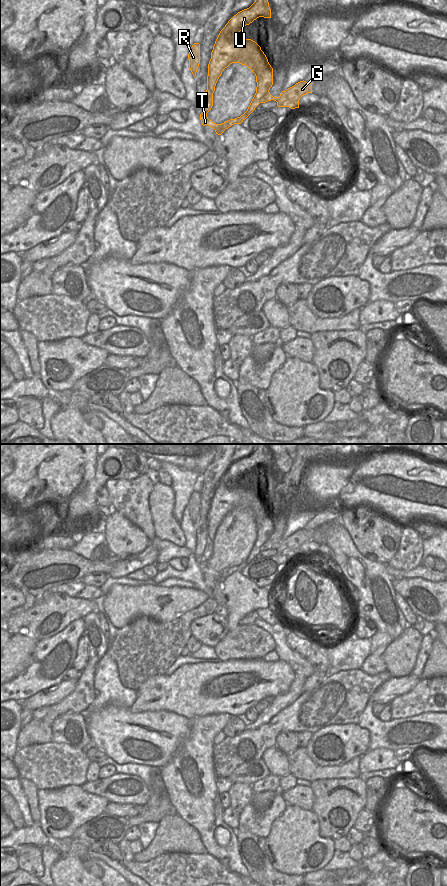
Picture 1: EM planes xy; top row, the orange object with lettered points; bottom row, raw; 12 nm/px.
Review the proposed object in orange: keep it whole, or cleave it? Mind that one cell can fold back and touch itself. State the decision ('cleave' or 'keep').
cleave

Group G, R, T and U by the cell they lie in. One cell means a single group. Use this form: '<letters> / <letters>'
G / R T U

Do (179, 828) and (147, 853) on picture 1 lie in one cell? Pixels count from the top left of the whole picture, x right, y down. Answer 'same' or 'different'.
same

